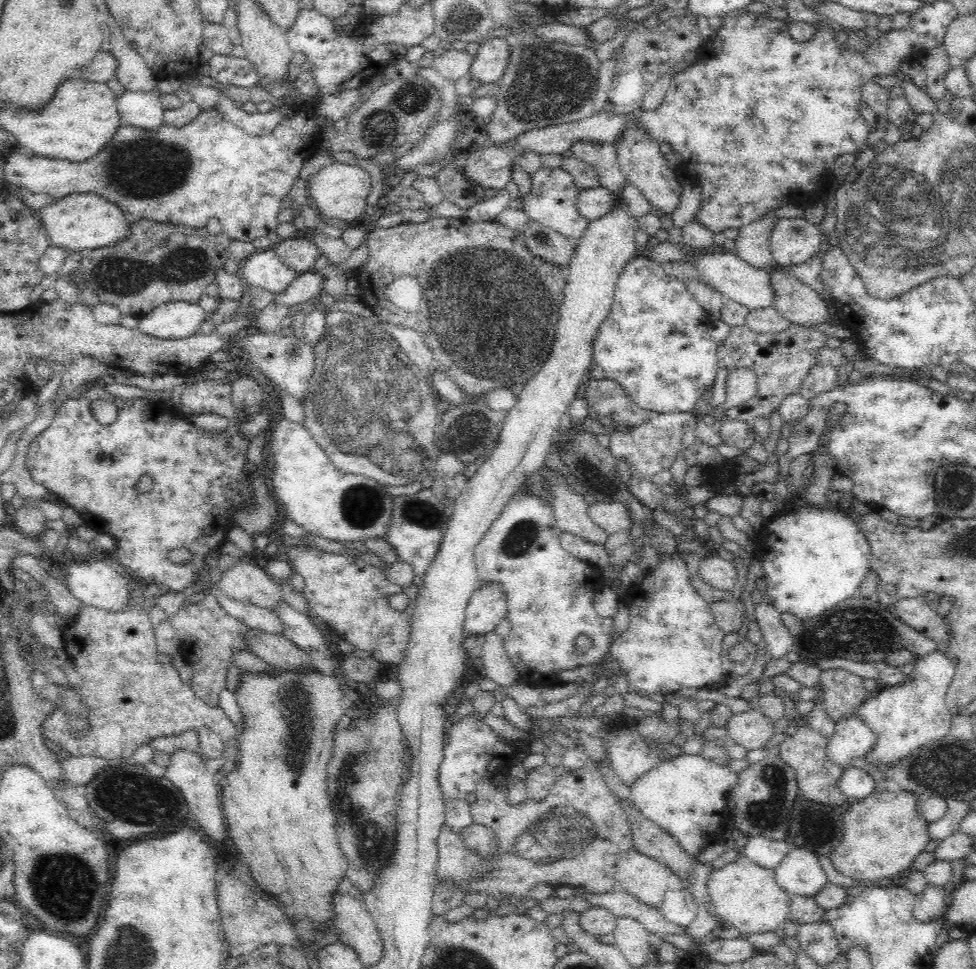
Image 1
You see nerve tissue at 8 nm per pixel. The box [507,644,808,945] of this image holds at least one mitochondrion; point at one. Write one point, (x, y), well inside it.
(768, 801)

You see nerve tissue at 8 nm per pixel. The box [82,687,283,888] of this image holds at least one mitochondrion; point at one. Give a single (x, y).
(134, 798)

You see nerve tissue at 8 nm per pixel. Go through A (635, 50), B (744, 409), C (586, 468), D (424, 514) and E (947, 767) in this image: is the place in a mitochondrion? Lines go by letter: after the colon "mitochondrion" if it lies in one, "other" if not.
A: other
B: other
C: mitochondrion
D: mitochondrion
E: mitochondrion

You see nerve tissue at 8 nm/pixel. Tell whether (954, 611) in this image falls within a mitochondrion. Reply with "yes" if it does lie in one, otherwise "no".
no

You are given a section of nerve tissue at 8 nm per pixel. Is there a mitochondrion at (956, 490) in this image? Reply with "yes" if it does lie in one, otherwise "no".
yes

